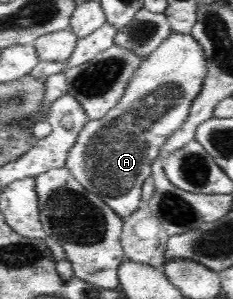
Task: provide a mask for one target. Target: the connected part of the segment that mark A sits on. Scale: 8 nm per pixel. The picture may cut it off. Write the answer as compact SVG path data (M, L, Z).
M170 32L158 48L144 58L126 87L120 102L98 120L89 120L80 131L76 144L68 153L65 167L86 191L104 200L122 219L128 219L140 207L143 185L152 177L150 167L161 155L167 140L187 121L192 103L201 93L208 72L207 58L202 46L191 32Z

